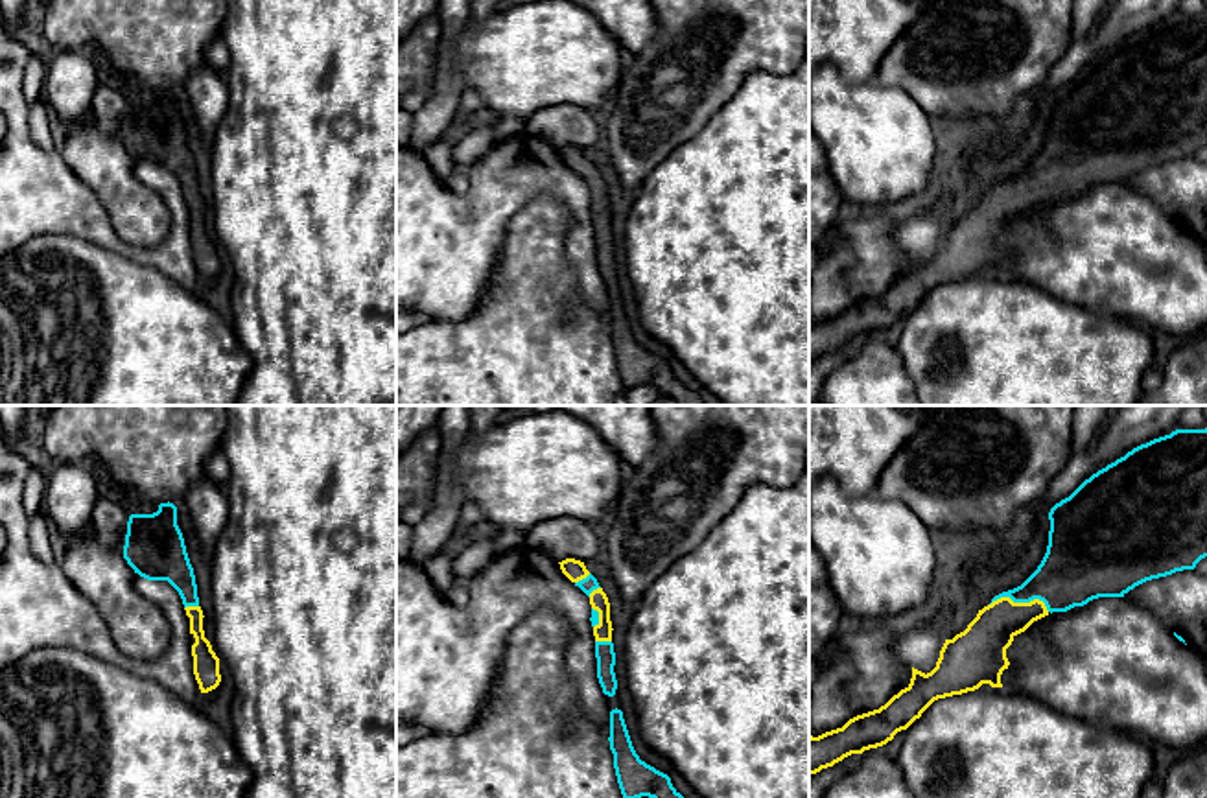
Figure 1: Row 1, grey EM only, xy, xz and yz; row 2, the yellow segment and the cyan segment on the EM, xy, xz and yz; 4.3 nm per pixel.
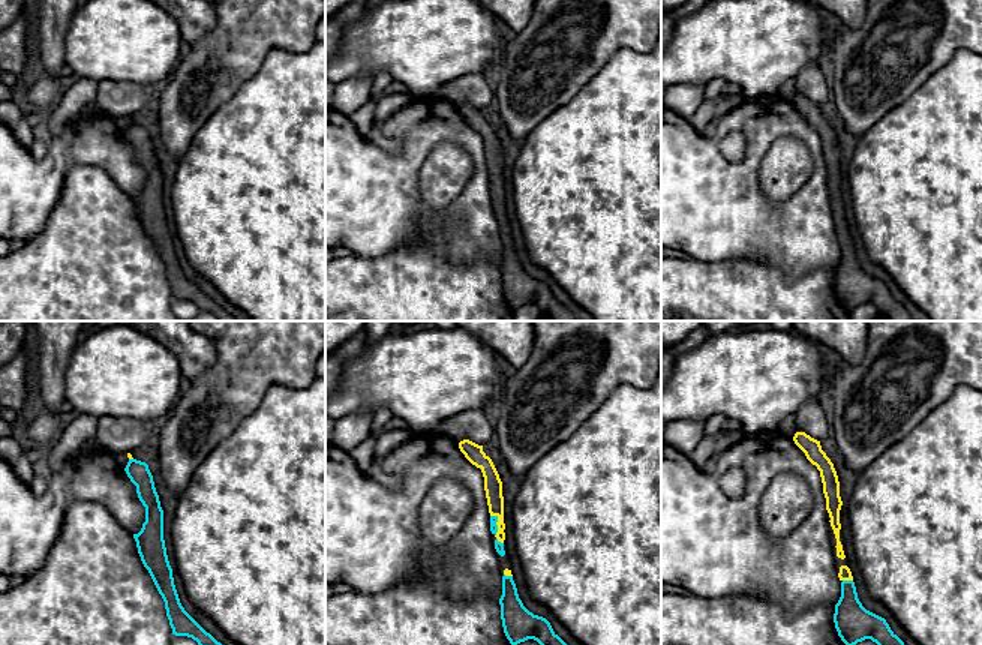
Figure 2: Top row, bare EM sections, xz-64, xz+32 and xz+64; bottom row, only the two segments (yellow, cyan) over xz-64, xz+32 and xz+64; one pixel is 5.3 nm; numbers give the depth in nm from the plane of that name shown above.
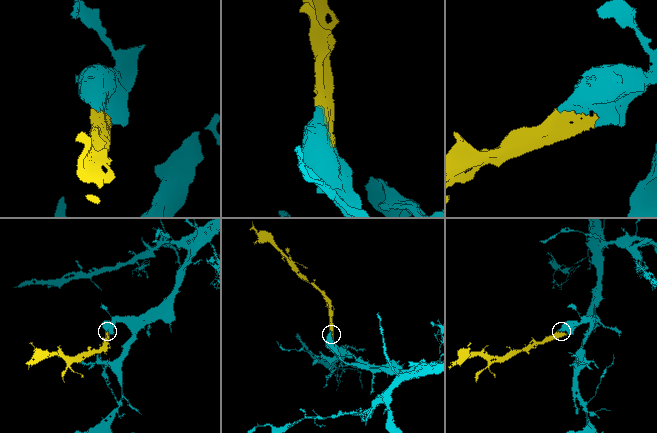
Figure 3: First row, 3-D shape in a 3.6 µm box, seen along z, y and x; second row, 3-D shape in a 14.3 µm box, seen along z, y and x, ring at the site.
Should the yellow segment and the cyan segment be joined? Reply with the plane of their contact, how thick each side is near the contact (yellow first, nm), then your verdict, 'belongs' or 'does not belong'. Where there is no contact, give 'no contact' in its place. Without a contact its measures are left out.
meets yellow in yz; 220 nm thick on the yellow side, 280 nm on the other; belongs

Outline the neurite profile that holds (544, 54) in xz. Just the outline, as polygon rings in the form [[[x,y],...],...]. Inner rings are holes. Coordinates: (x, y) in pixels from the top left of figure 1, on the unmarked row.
[[[533,0],[488,18],[468,18],[453,39],[453,66],[498,118],[527,122],[549,107],[595,111],[610,101],[623,72],[625,46],[586,9],[568,0]]]

